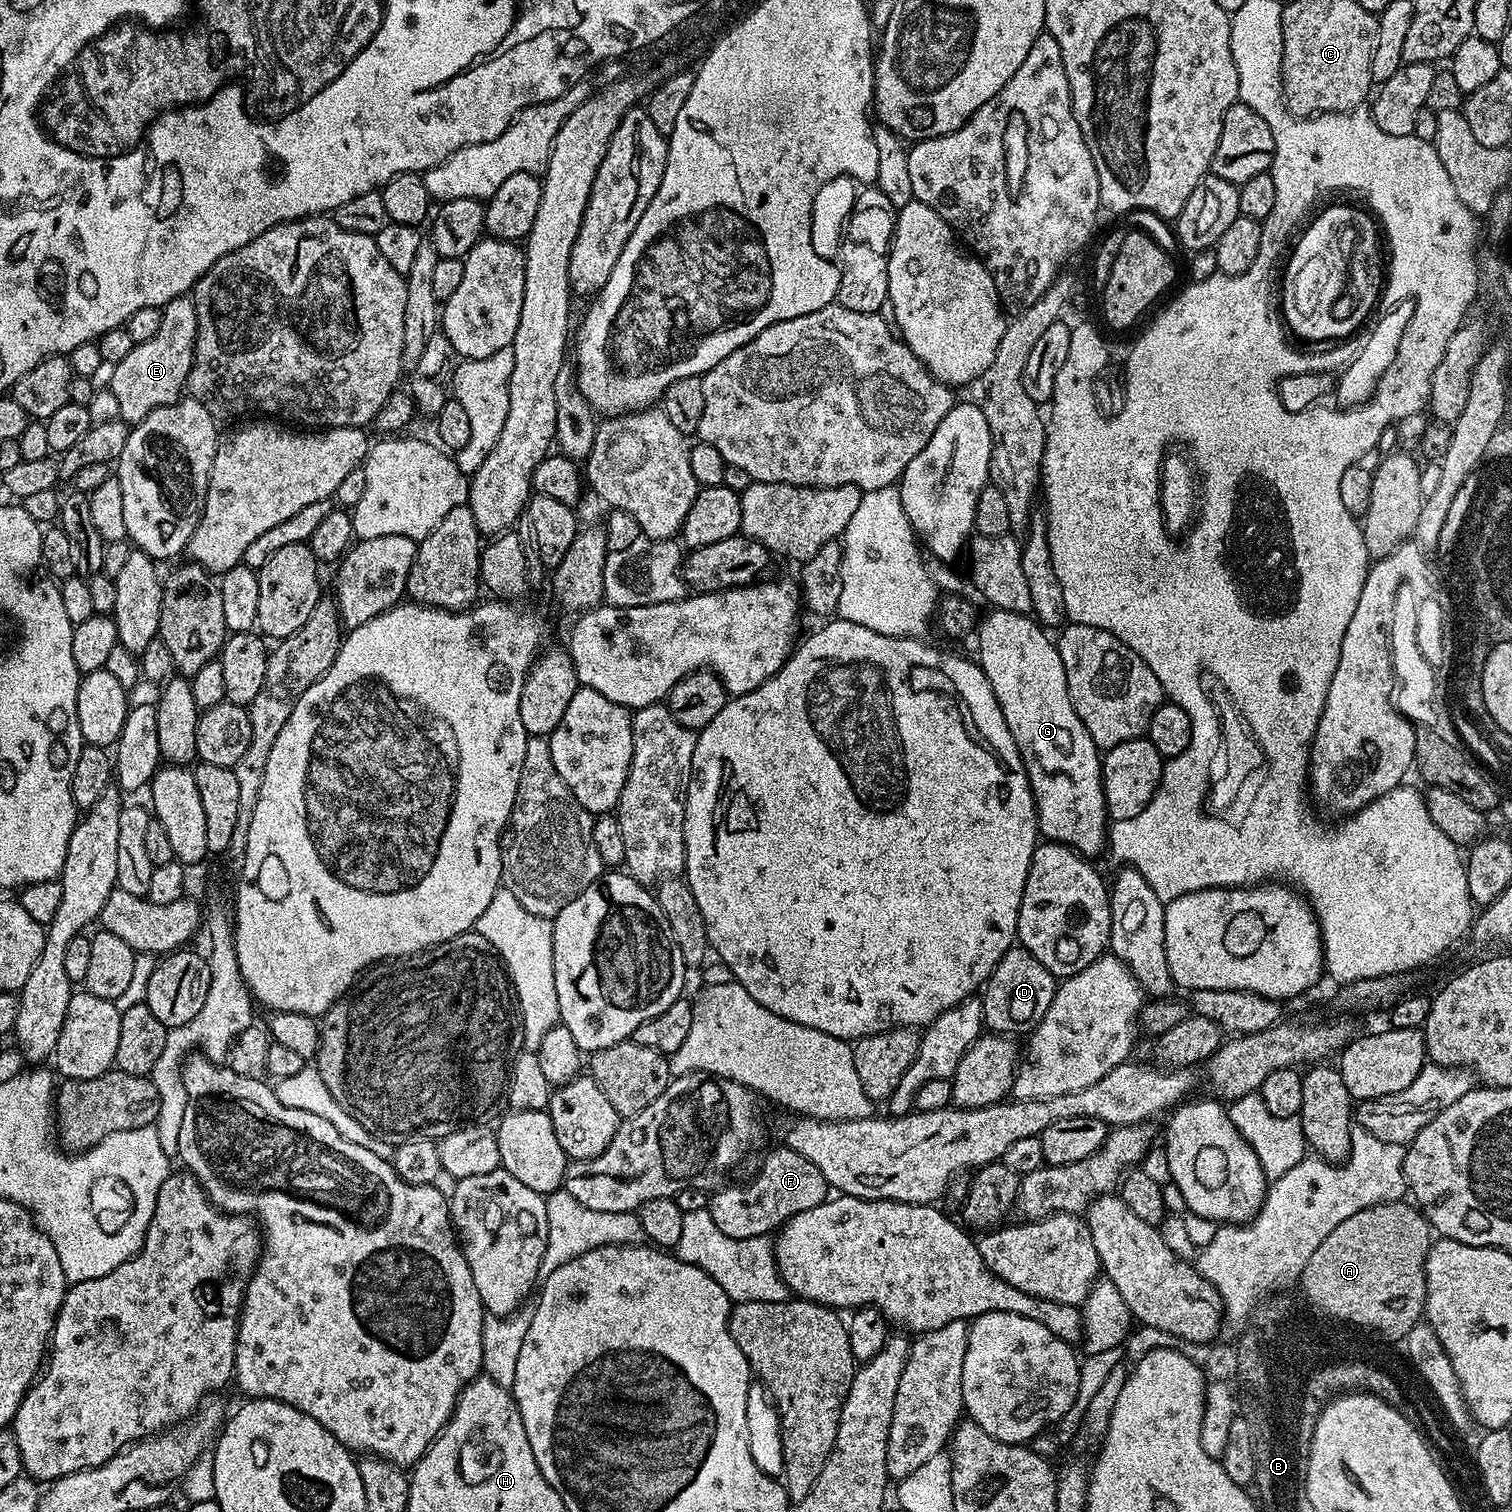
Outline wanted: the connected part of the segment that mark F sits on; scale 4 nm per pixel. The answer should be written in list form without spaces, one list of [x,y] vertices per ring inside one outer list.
[[[783,1146],[764,1156],[756,1177],[749,1184],[736,1184],[733,1188],[721,1187],[711,1193],[707,1210],[714,1218],[714,1226],[730,1238],[758,1238],[768,1236],[784,1227],[794,1214],[802,1214],[829,1199],[830,1186],[824,1176],[802,1154]]]

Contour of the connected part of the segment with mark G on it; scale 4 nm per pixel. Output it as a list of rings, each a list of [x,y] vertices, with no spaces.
[[[1001,608],[989,611],[989,613],[989,616],[985,620],[983,617],[978,624],[978,637],[980,636],[980,656],[978,655],[978,663],[994,690],[994,698],[998,698],[998,706],[1002,710],[1002,718],[1006,718],[1006,726],[1010,726],[1010,734],[1014,734],[1014,746],[1018,746],[1018,754],[1026,766],[1026,774],[1032,787],[1032,797],[1036,803],[1036,817],[1040,823],[1040,836],[1045,841],[1054,844],[1064,844],[1067,848],[1072,848],[1085,858],[1096,858],[1099,852],[1103,853],[1105,851],[1110,827],[1108,807],[1104,801],[1102,770],[1100,769],[1102,752],[1101,749],[1096,747],[1094,738],[1090,738],[1086,726],[1082,726],[1082,718],[1078,718],[1078,714],[1070,702],[1070,690],[1066,686],[1066,670],[1062,666],[1062,658],[1060,657],[1060,651],[1056,648],[1056,640],[1053,637],[1048,637],[1051,635],[1031,615],[1023,616],[1022,614],[1014,614]]]

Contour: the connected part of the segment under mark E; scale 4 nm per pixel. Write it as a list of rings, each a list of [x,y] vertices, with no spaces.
[[[191,295],[174,298],[163,307],[162,326],[158,334],[141,344],[133,344],[122,362],[111,365],[110,387],[118,401],[120,419],[129,426],[141,424],[154,410],[176,404],[185,395],[188,375],[194,362],[198,314]]]

